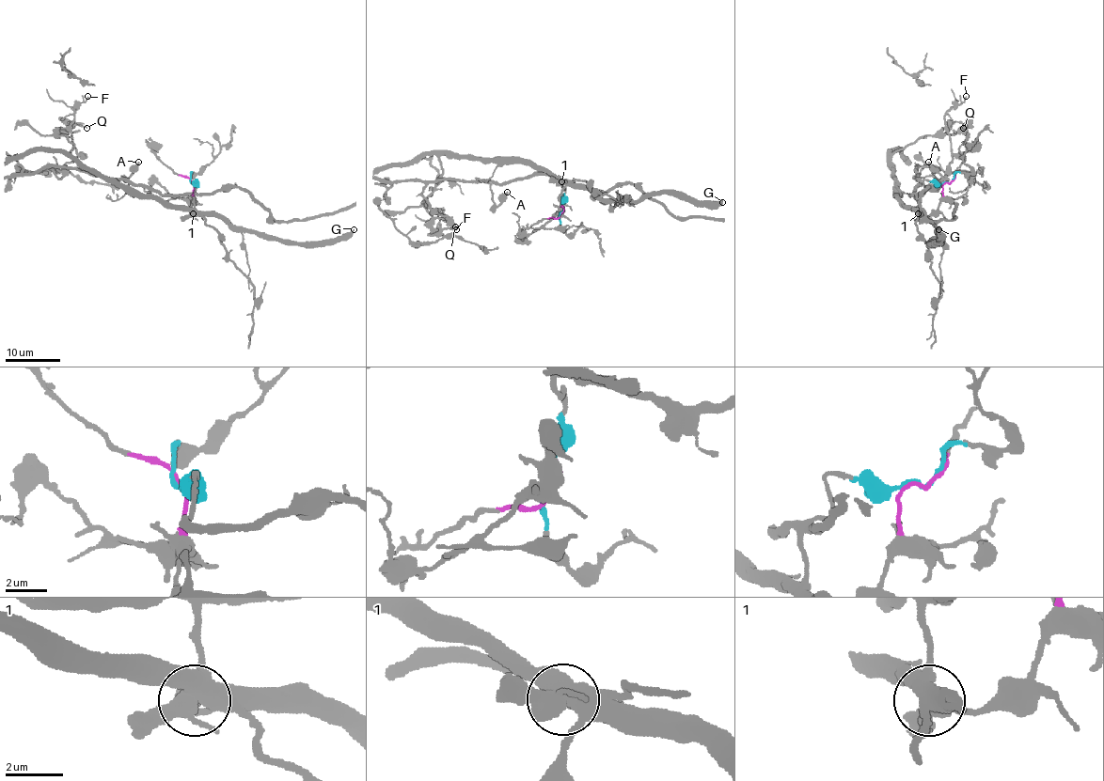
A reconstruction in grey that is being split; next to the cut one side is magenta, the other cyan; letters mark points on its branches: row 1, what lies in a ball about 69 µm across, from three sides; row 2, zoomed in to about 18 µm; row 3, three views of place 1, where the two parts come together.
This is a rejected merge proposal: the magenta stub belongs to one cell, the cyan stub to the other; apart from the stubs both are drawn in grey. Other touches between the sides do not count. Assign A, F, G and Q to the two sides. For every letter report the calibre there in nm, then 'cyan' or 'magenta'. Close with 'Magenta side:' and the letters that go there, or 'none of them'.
A: 240 nm thick; cyan
F: 160 nm thick; cyan
G: 400 nm thick; magenta
Q: 180 nm thick; magenta
Magenta side: G, Q

